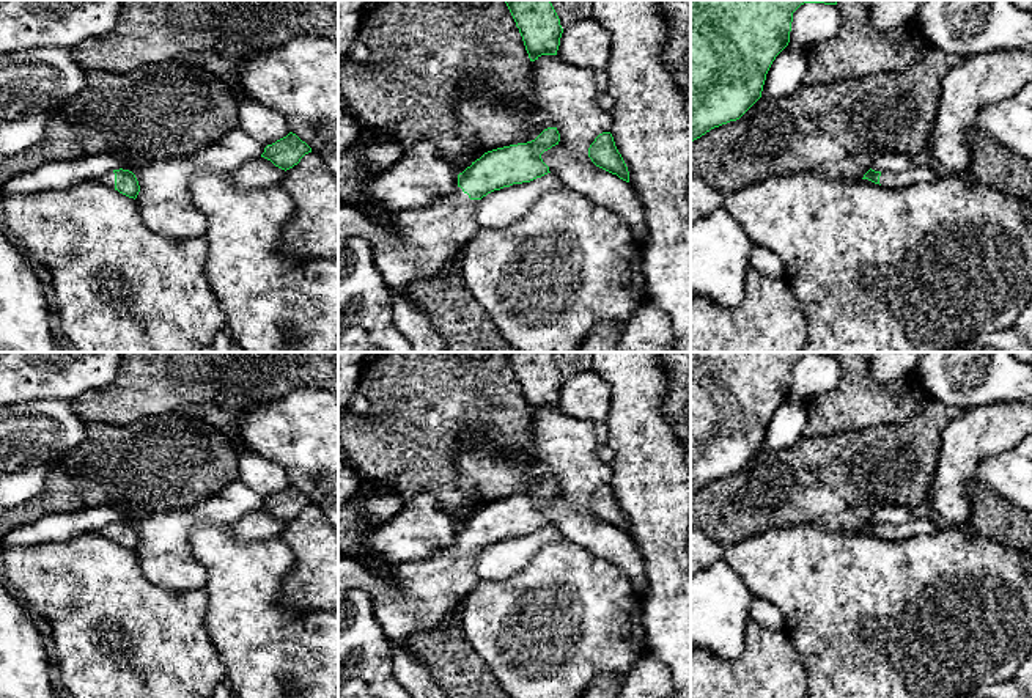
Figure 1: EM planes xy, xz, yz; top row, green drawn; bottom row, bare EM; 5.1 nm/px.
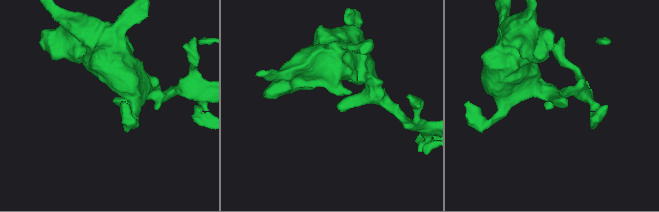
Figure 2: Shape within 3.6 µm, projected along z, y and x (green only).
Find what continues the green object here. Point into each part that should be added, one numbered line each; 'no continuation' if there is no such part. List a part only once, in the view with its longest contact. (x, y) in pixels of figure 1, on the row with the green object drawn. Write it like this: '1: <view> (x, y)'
1: xz (412, 244)

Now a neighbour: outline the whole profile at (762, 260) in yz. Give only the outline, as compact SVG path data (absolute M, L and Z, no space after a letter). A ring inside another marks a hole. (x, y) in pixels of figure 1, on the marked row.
M750 244L749 261L750 266L765 277L783 278L785 275L780 258L763 245Z

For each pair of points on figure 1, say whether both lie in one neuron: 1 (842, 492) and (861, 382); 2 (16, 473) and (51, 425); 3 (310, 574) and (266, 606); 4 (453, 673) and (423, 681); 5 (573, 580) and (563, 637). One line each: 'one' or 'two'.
1: two
2: one
3: two
4: two
5: one

